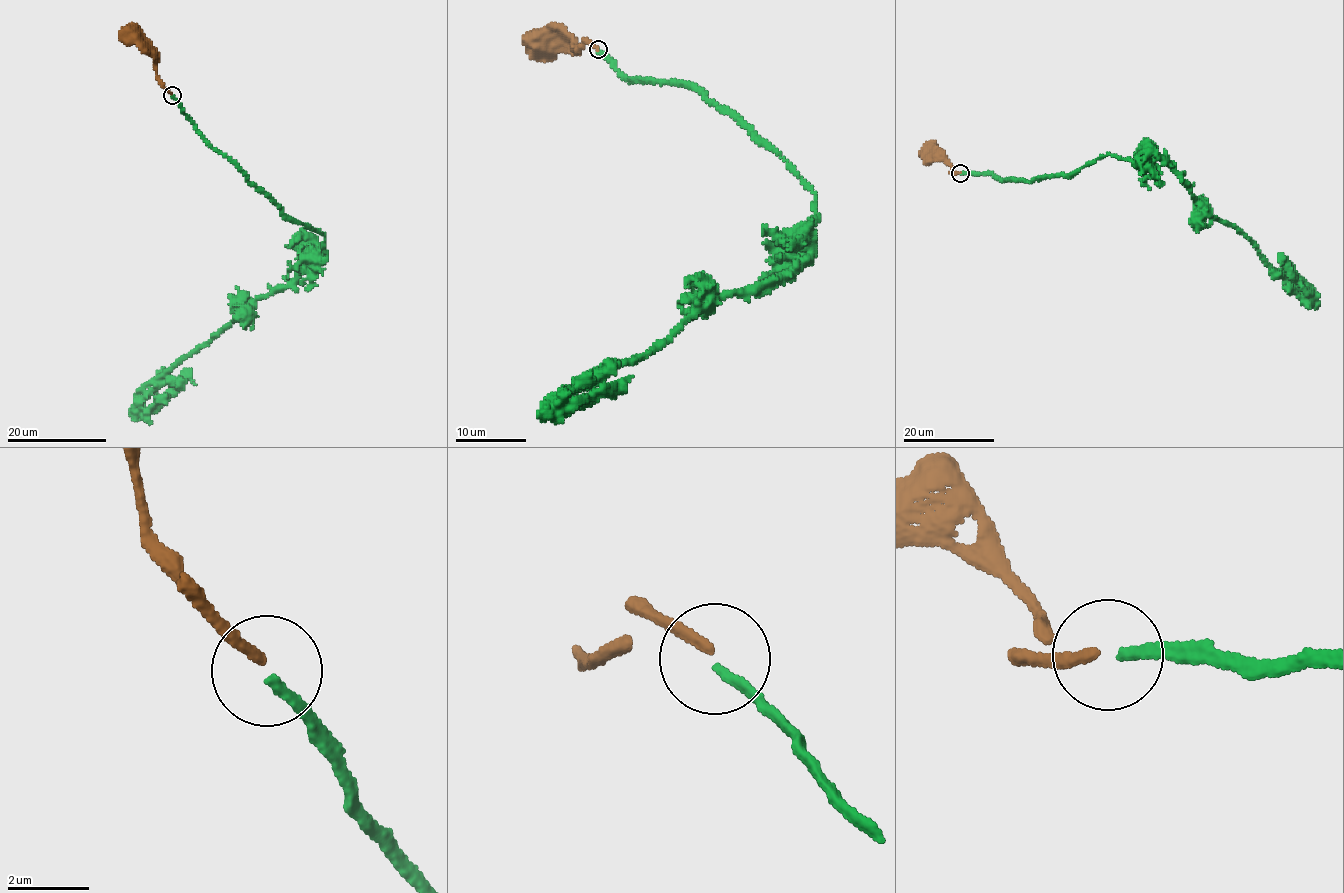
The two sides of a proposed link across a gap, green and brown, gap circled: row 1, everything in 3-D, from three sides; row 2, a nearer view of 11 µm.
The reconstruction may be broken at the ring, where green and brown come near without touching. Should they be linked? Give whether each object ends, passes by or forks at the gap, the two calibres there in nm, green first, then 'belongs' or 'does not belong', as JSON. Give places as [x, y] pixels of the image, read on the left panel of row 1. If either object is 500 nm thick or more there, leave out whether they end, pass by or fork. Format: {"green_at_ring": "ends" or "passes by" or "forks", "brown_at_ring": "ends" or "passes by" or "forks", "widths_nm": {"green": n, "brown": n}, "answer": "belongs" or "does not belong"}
{"green_at_ring": "ends", "brown_at_ring": "ends", "widths_nm": {"green": 240, "brown": 260}, "answer": "does not belong"}

